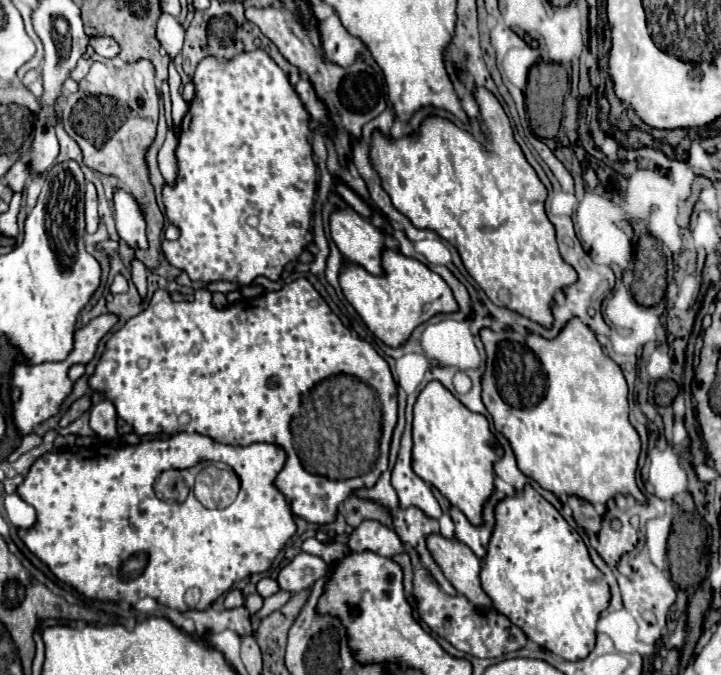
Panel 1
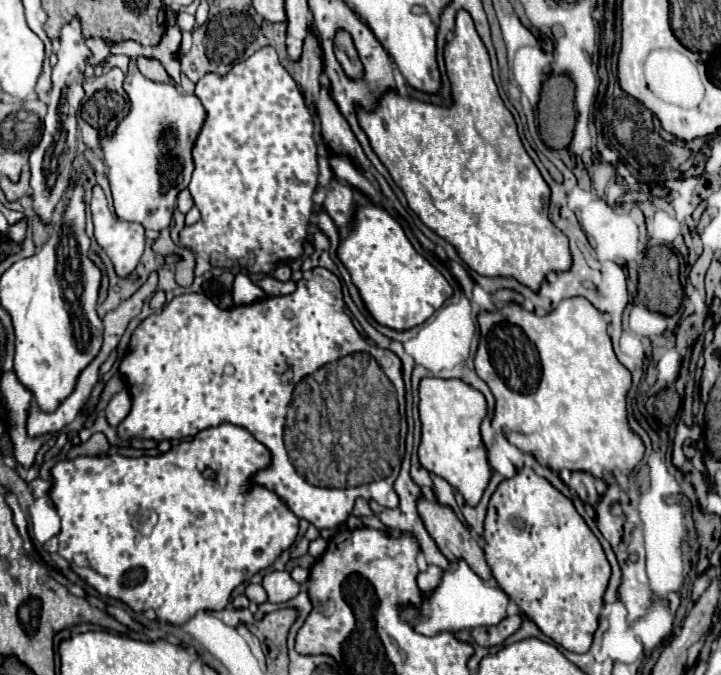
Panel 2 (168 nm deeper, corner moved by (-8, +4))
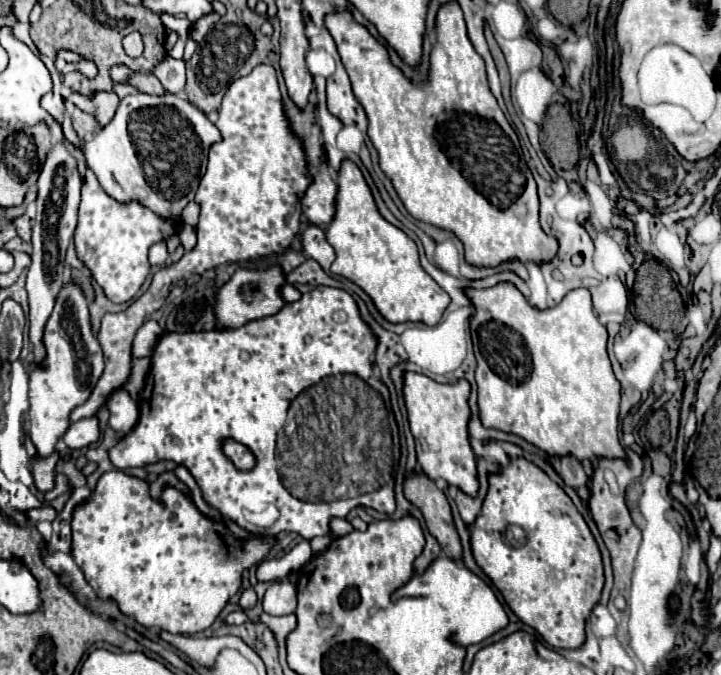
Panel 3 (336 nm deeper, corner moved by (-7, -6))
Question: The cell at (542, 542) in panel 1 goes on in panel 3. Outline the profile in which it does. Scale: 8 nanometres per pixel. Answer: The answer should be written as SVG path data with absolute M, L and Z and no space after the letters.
M515 459L507 469L489 477L489 493L471 527L471 549L477 565L501 591L511 611L525 625L533 627L551 647L575 649L585 643L585 623L599 603L605 581L601 553L571 499L537 465Z

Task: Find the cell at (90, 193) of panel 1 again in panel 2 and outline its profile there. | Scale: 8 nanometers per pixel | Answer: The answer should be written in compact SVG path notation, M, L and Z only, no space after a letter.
M100 185L92 187L92 199L90 199L90 209L92 209L92 221L94 221L94 237L100 245L100 249L110 257L114 271L118 277L126 279L134 273L136 265L140 263L140 257L144 253L144 245L146 245L146 237L144 237L144 227L140 223L132 223L132 221L122 221L118 219L108 205L108 199L102 191Z

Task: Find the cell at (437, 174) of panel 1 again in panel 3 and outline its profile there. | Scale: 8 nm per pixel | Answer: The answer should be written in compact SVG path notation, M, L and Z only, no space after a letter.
M451 1L439 9L437 43L431 51L429 83L421 87L411 85L409 79L405 79L403 73L391 65L387 49L375 37L371 37L363 25L355 23L347 11L325 17L325 27L335 39L343 67L351 79L353 95L361 103L369 119L367 135L379 153L379 165L391 179L405 209L415 219L453 233L463 243L465 261L469 265L499 267L501 263L513 259L519 259L521 263L549 263L559 251L559 241L555 237L549 237L539 225L539 195L535 179L523 161L517 133L513 131L503 111L499 109L497 99L489 91L483 57L467 39L467 27L463 23L461 7Z

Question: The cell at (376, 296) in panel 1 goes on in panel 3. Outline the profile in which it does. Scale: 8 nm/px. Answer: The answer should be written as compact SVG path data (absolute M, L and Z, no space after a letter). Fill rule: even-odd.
M343 161L343 165L341 165L341 169L339 169L339 193L337 193L337 211L335 211L335 217L333 217L333 221L331 221L331 225L329 225L329 227L327 227L327 231L325 231L325 233L327 233L327 241L331 243L331 247L333 247L333 249L335 249L335 253L337 253L337 259L335 259L335 263L331 265L331 271L333 271L333 273L337 273L337 275L343 275L345 279L349 279L349 281L353 281L355 285L359 285L359 287L361 287L361 289L363 289L363 291L365 291L365 293L367 293L367 295L369 295L369 297L373 299L373 303L375 303L375 307L377 307L377 311L379 311L379 313L381 313L381 315L383 315L383 317L385 317L385 319L387 319L389 323L407 323L407 321L421 321L421 323L425 323L425 325L435 325L435 323L439 323L439 319L441 319L441 315L443 315L443 311L445 311L445 309L447 309L447 305L449 305L449 295L447 295L447 293L445 293L445 291L443 291L443 289L441 289L441 287L439 287L439 285L437 285L437 283L435 283L435 281L433 281L433 279L431 279L431 277L429 277L429 275L425 273L425 269L421 267L421 263L419 263L419 255L417 255L417 245L413 243L413 239L409 239L409 237L407 237L407 235L405 235L405 233L403 233L401 229L397 229L397 233L395 233L393 229L395 229L395 227L393 227L391 223L387 223L387 221L385 221L385 219L381 217L381 213L377 211L377 205L375 205L375 199L373 199L373 195L371 195L371 189L369 189L369 185L367 185L367 181L363 179L363 175L361 175L361 171L359 171L359 167L357 167L355 163L351 163L351 161ZM389 233L395 233L395 237L399 237L399 249L393 249L393 253L387 253L387 251L383 249L383 247L385 247L385 239L381 239L381 237L385 237L385 235L389 235ZM379 241L383 243L383 247L375 247L375 249L373 249L373 245L365 245L365 243L379 243Z

